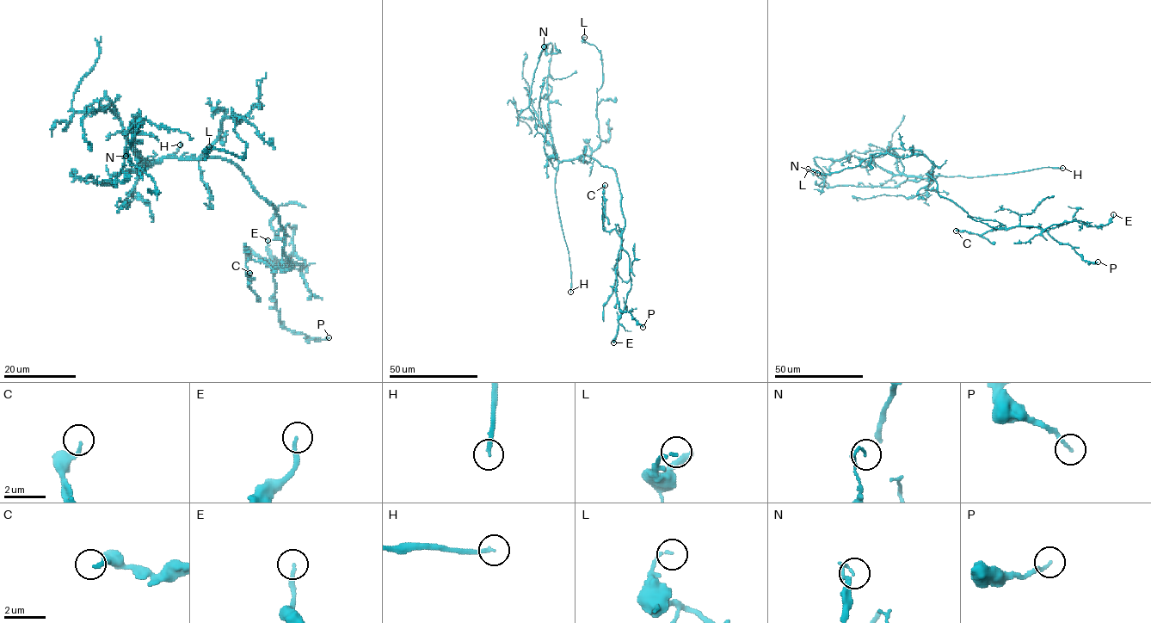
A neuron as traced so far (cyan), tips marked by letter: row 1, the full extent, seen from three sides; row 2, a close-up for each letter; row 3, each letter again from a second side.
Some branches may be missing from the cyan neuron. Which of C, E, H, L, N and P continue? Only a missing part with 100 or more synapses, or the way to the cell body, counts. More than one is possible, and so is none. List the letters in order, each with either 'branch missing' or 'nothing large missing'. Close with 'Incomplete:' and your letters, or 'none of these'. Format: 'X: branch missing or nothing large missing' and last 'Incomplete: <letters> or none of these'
C: nothing large missing
E: nothing large missing
H: branch missing
L: nothing large missing
N: nothing large missing
P: nothing large missing
Incomplete: H

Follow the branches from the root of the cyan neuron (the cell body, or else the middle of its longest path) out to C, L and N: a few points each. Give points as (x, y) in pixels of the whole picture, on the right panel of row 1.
C: (933, 179), (938, 194), (951, 200), (970, 218), (1005, 229), (1000, 228), (1000, 223), (980, 235), (956, 231)
L: (933, 179), (926, 174), (932, 171), (932, 163), (923, 154), (880, 153), (828, 174), (808, 169)
N: (933, 179), (926, 174), (932, 175), (919, 181), (906, 180), (894, 188), (829, 187), (817, 173)

